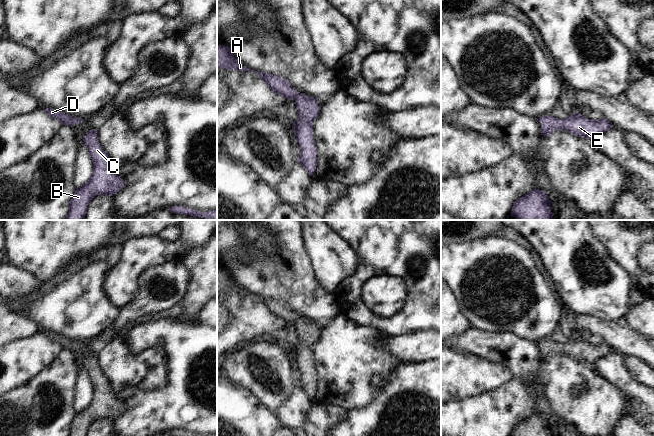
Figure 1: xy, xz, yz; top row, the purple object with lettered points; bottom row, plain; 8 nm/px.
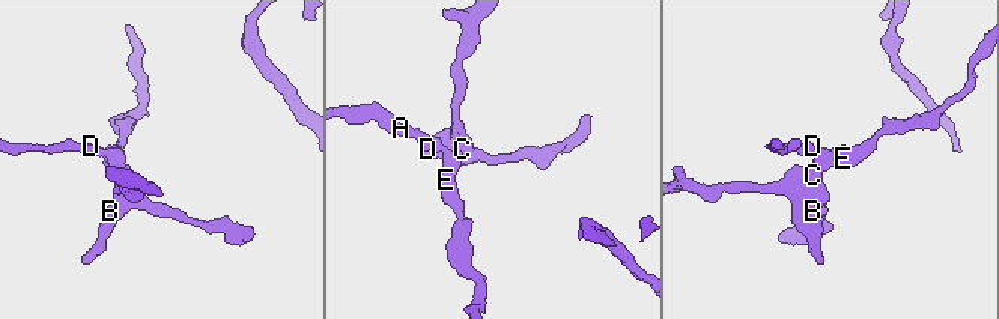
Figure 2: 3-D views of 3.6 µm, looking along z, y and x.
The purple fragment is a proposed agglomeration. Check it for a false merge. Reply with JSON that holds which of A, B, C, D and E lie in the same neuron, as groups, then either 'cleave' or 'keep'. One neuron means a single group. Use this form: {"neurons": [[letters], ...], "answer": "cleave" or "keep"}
{"neurons": [["A", "B", "C", "D", "E"]], "answer": "keep"}

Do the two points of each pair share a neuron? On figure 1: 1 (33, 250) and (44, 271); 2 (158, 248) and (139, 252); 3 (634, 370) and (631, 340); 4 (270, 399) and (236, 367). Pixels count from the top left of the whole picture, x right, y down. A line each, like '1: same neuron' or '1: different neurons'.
1: same neuron
2: same neuron
3: different neurons
4: same neuron

